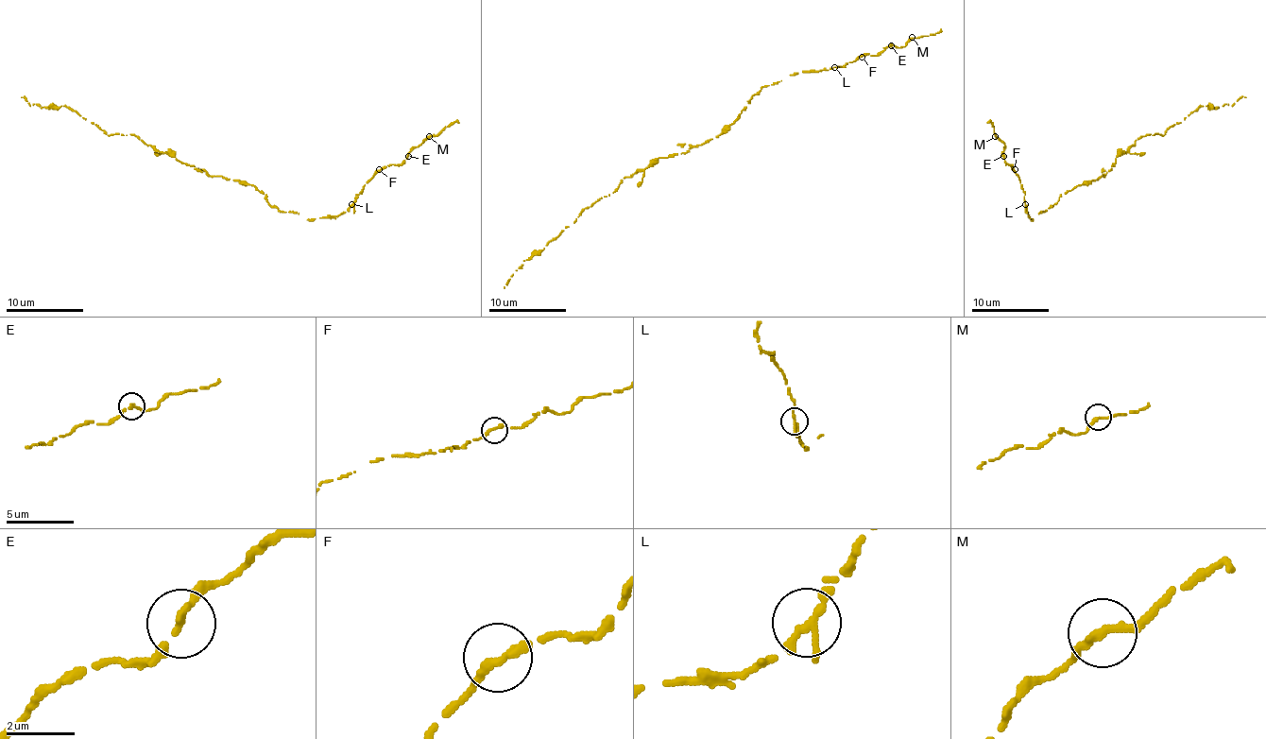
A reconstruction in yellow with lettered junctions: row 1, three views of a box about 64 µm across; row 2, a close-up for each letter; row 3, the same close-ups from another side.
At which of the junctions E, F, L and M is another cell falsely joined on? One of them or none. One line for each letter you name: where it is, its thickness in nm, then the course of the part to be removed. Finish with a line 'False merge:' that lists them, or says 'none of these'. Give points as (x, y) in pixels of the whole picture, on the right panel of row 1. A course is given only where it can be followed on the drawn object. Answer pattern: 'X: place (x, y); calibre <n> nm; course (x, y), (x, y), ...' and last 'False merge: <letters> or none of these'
L: place (1025, 204); calibre 240 nm; course (1024, 204), (1032, 220), (1065, 193), (1104, 176), (1137, 138), (1162, 134), (1202, 105), (1219, 107), (1246, 97)
False merge: L

